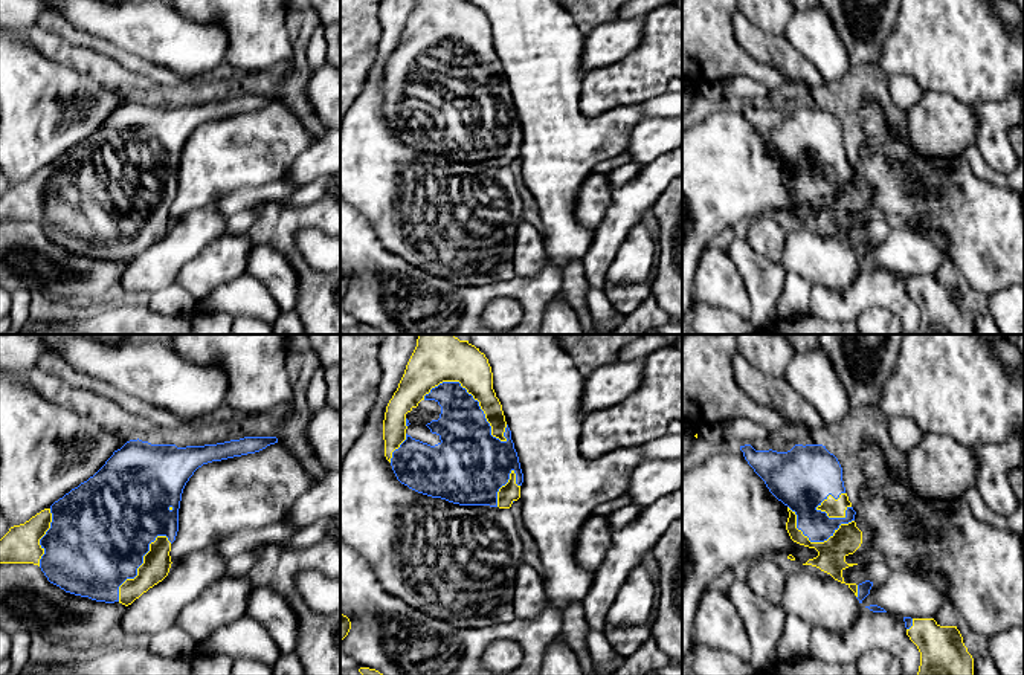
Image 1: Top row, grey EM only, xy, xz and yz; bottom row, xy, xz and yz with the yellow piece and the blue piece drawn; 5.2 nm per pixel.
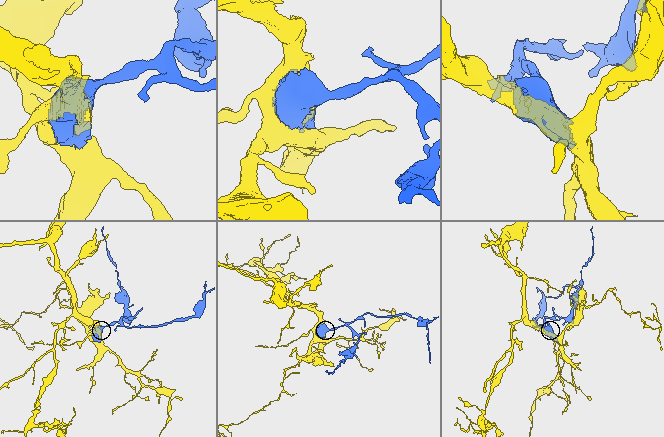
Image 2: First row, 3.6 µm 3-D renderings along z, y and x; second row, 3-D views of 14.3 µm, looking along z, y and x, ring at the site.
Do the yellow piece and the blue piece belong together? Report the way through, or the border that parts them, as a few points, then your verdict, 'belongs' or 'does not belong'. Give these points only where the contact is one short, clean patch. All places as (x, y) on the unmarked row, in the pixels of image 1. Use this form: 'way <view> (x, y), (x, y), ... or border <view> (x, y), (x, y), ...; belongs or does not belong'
belongs

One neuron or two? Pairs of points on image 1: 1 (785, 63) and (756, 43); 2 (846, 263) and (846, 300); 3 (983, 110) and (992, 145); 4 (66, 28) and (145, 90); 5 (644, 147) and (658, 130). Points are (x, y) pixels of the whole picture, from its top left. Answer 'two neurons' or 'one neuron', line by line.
1: one neuron
2: two neurons
3: one neuron
4: two neurons
5: one neuron

